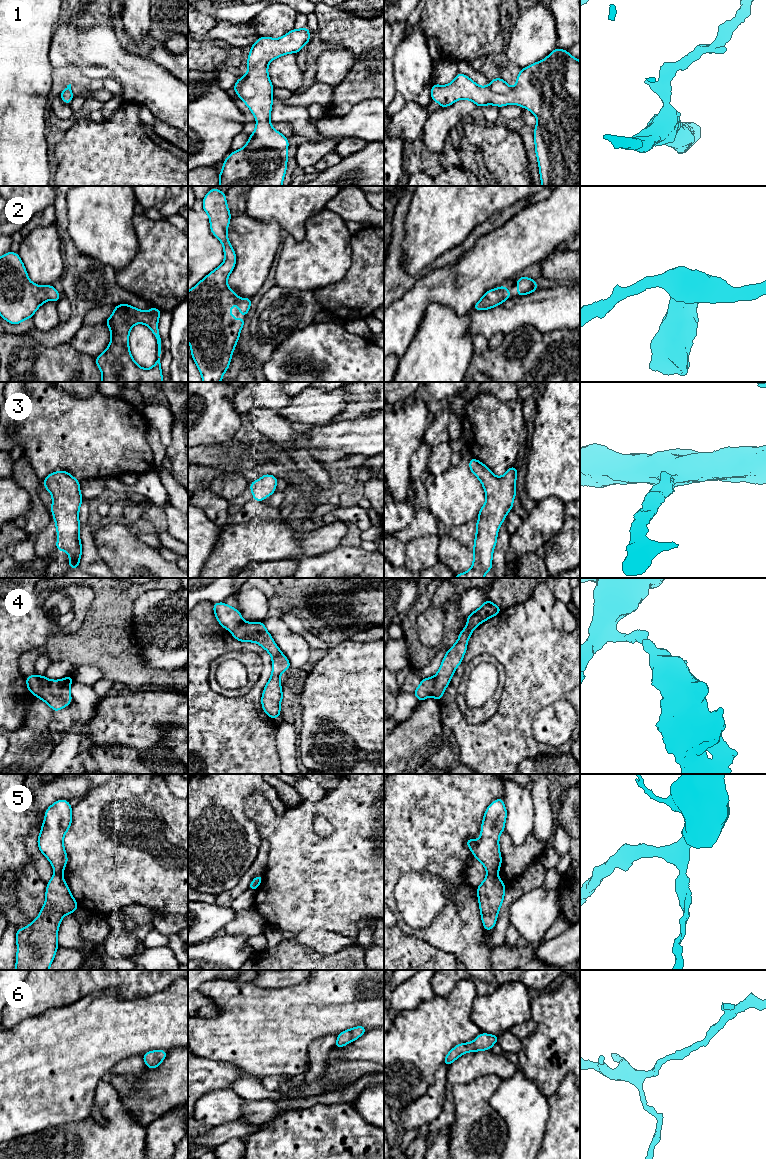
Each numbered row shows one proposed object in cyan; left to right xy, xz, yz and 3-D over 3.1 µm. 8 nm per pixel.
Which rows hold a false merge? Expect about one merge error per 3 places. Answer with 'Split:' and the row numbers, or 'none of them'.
Split: 4, 5

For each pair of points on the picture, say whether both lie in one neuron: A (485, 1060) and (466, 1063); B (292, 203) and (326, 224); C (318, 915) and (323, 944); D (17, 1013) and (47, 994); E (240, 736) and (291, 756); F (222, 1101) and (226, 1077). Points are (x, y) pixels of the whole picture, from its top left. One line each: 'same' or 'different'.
A: same
B: different
C: different
D: same
E: different
F: different

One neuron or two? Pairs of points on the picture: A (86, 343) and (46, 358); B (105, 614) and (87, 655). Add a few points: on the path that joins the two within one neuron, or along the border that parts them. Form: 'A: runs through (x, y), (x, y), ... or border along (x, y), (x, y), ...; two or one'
A: border along (68, 342), (76, 350), (89, 354), (94, 358); two
B: runs through (105, 624), (105, 635), (95, 645); one

